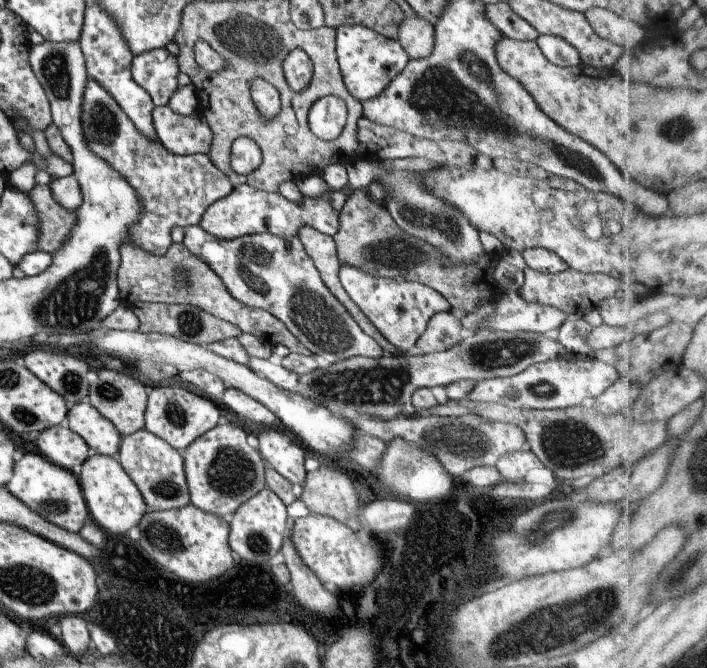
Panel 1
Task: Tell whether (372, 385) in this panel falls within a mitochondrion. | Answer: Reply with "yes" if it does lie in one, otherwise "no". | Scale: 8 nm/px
yes

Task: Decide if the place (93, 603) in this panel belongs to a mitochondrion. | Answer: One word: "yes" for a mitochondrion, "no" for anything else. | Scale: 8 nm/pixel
no

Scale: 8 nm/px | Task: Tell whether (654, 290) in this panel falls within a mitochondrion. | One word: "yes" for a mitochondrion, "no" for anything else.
no

